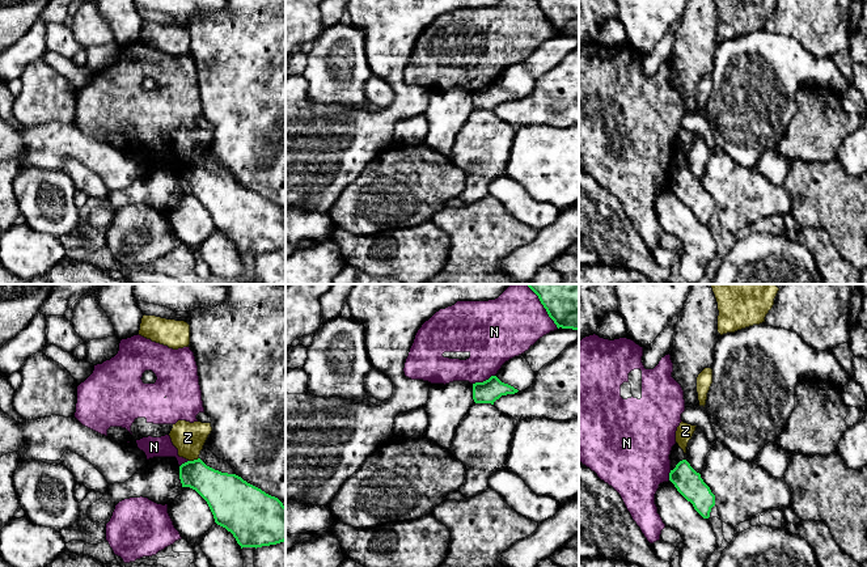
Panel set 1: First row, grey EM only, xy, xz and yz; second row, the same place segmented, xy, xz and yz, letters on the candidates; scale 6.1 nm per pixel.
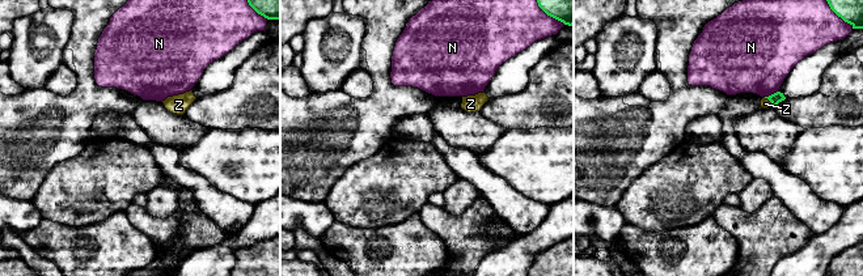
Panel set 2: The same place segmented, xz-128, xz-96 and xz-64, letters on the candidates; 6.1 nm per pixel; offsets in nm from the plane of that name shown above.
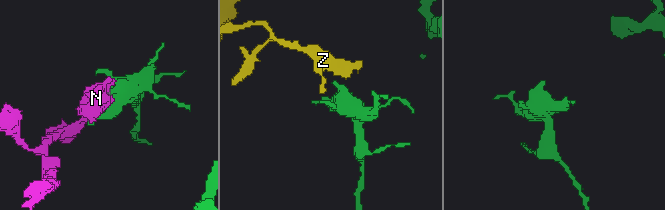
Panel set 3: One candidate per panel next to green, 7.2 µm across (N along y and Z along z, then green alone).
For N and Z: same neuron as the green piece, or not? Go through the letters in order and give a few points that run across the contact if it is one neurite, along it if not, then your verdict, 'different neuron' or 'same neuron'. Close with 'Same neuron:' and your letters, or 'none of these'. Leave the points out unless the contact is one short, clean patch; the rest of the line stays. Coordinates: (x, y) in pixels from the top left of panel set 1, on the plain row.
N: different neuron
Z: line xy (198, 164), (189, 168); different neuron
Same neuron: none of these

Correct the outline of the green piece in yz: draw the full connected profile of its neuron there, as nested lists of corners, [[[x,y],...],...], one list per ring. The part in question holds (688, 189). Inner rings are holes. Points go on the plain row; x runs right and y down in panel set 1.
[[[686,166],[680,168],[671,177],[669,187],[703,225],[710,224],[711,215],[715,212],[715,202]]]

